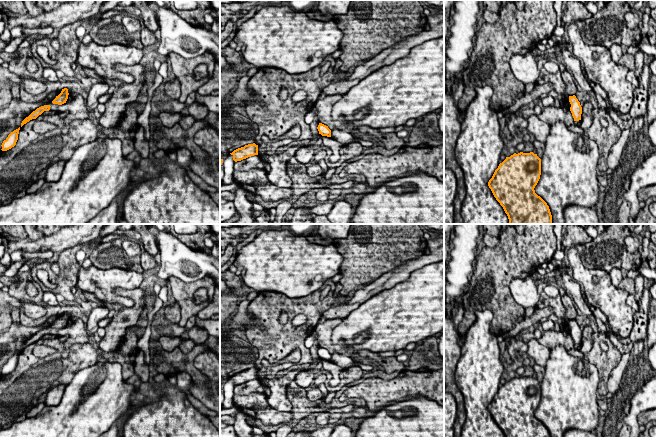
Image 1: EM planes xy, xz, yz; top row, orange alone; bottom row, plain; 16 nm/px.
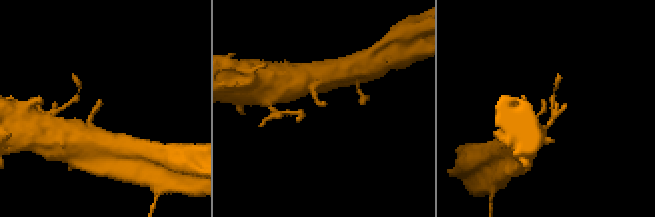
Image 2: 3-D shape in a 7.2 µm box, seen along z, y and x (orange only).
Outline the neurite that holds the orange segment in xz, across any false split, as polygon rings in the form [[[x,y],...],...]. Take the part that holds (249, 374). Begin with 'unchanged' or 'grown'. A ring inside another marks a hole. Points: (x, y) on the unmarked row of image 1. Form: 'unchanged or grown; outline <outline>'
unchanged; outline [[[255,367],[245,369],[244,371],[238,372],[230,377],[233,380],[235,386],[241,385],[248,381],[258,379],[258,369]]]

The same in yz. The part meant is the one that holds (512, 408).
unchanged; outline [[[514,377],[499,388],[488,406],[505,437],[551,437],[535,417],[541,399],[541,383],[534,378]]]

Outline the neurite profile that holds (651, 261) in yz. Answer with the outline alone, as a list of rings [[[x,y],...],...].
[[[649,230],[645,231],[644,234],[645,238],[649,240],[649,259],[648,259],[648,264],[651,269],[656,268],[656,246],[655,244],[651,241],[651,232]]]

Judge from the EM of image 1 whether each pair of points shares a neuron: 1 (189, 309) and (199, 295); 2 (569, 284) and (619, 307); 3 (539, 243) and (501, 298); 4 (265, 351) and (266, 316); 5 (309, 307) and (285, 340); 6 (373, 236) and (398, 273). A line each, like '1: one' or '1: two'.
1: two
2: two
3: one
4: one
5: one
6: two

